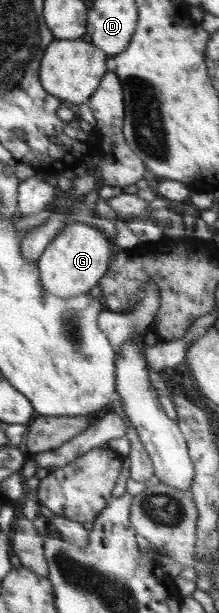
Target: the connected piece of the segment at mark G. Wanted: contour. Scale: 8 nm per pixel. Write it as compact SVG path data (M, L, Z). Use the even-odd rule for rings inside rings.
M69 221L37 259L43 290L46 294L58 297L86 294L107 273L112 256L112 247L106 233L96 231L92 224Z

